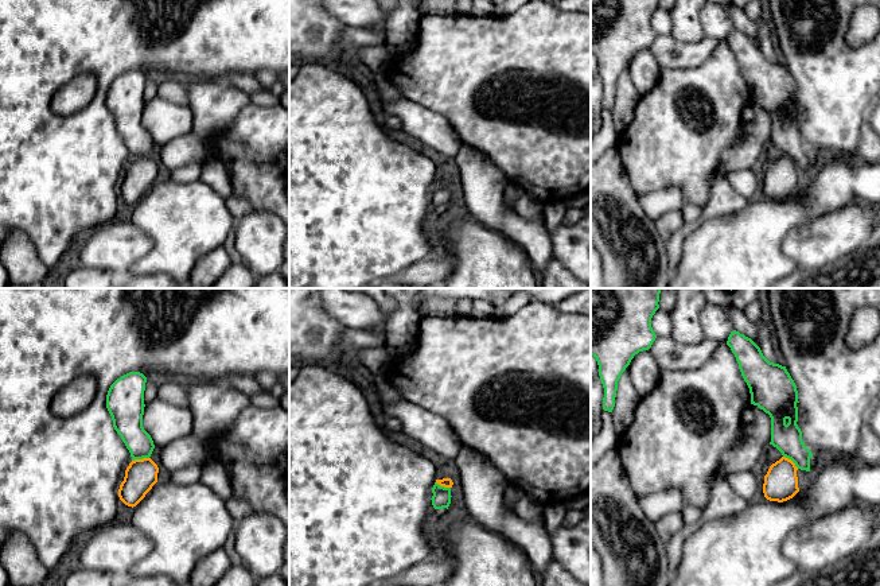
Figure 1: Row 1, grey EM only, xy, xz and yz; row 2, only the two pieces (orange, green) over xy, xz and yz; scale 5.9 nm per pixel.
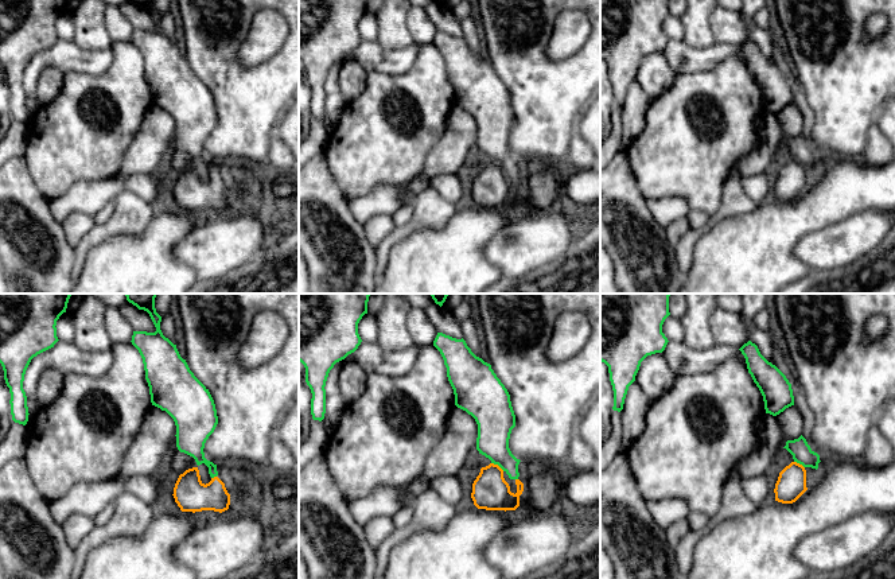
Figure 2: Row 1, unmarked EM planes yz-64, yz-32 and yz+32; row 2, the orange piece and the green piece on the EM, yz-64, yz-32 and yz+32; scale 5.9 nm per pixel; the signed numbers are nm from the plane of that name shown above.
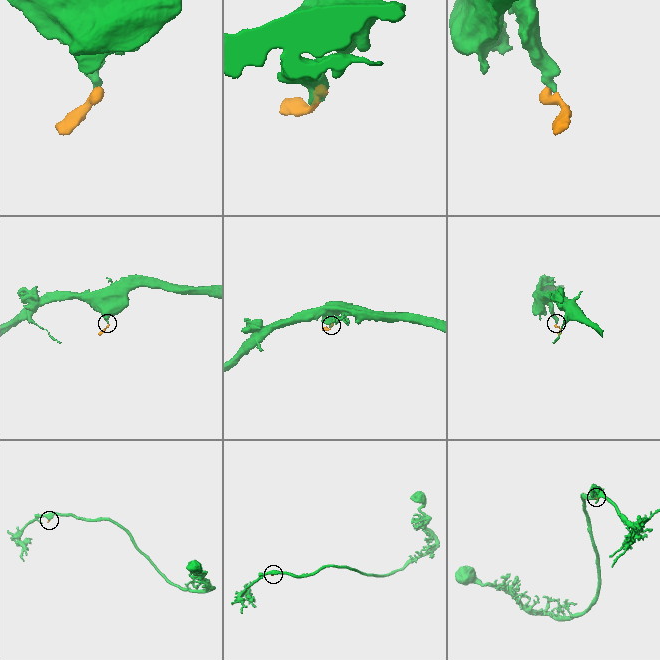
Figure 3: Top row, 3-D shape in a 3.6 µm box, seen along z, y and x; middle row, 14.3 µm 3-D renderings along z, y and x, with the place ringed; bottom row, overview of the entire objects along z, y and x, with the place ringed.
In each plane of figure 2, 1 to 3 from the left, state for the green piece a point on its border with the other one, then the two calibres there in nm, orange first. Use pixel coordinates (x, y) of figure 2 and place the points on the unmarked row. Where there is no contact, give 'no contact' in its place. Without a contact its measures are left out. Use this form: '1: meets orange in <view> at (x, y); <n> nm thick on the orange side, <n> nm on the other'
1: meets orange in yz-64 at (214, 175); 200 nm thick on the orange side, 160 nm on the other
2: meets orange in yz-32 at (497, 163); 220 nm thick on the orange side, 200 nm on the other
3: meets orange in yz+32 at (798, 162); 180 nm thick on the orange side, 120 nm on the other

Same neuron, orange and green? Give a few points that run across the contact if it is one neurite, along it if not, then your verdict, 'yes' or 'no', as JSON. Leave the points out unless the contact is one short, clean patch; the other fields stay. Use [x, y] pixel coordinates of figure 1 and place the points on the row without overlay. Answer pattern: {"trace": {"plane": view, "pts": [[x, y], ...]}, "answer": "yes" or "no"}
{"trace": {"plane": "xy", "pts": [[141, 173], [140, 158], [140, 142], [127, 119]]}, "answer": "yes"}

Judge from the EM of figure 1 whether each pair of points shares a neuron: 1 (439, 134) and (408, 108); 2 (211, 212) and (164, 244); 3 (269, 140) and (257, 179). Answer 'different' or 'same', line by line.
1: same
2: same
3: same

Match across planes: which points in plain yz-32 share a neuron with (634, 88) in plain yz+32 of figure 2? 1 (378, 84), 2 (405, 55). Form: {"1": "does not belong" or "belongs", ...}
{"1": "does not belong", "2": "belongs"}

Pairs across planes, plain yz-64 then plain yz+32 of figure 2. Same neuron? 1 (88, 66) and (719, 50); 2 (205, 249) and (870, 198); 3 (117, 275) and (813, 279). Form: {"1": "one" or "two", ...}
{"1": "one", "2": "two", "3": "two"}

